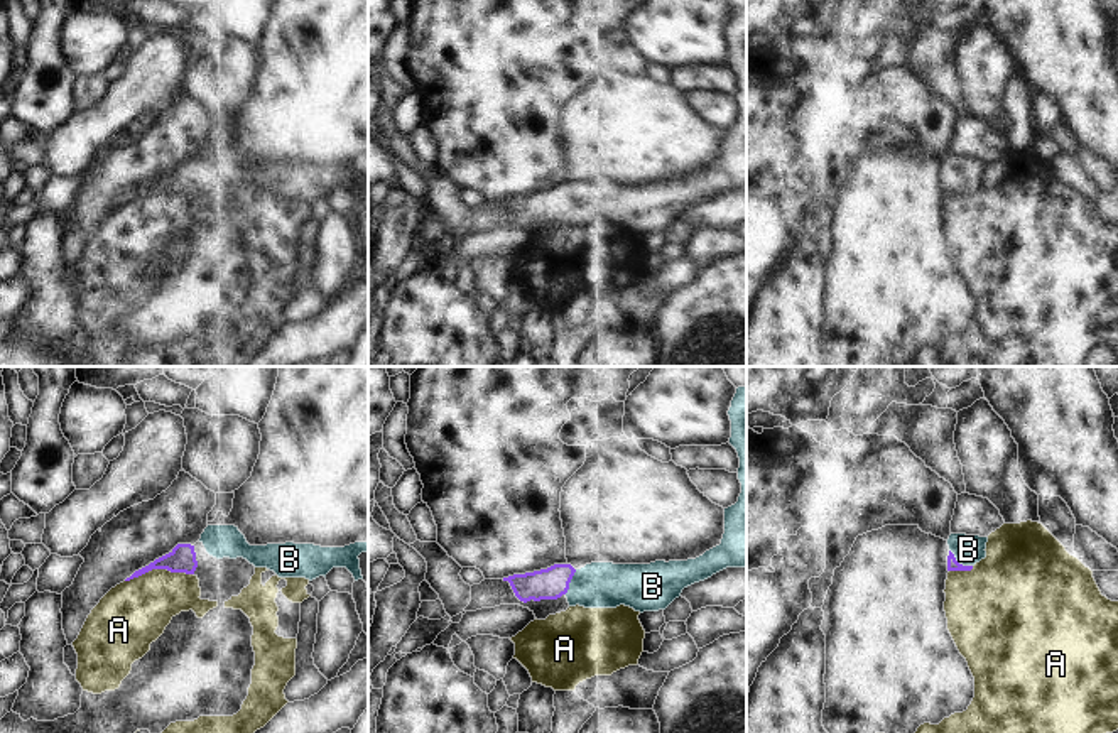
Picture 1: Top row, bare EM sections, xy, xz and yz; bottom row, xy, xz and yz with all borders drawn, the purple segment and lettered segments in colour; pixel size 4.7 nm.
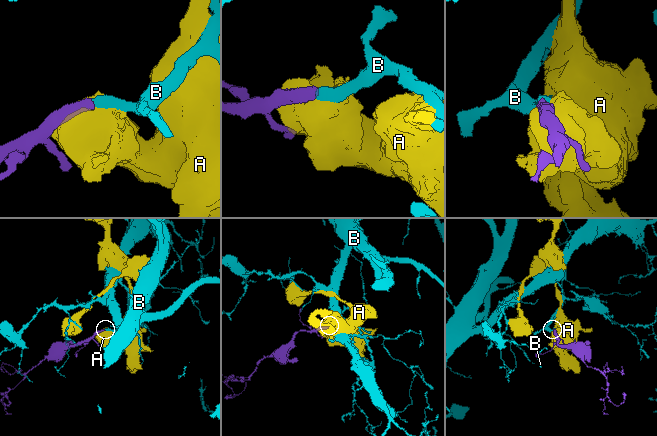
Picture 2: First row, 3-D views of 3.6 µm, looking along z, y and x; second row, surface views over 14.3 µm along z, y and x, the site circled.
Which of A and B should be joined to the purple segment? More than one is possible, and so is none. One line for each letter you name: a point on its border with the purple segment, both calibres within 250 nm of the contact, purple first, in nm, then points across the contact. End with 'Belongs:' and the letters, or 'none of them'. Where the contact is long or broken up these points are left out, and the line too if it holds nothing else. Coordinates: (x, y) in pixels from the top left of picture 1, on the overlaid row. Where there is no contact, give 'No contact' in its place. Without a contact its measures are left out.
B: Touches purple at yz (958, 563). Thickness 60 nm (purple) against 140 nm. Path across: yz (953, 564), (958, 563), (968, 549)
Belongs: B

